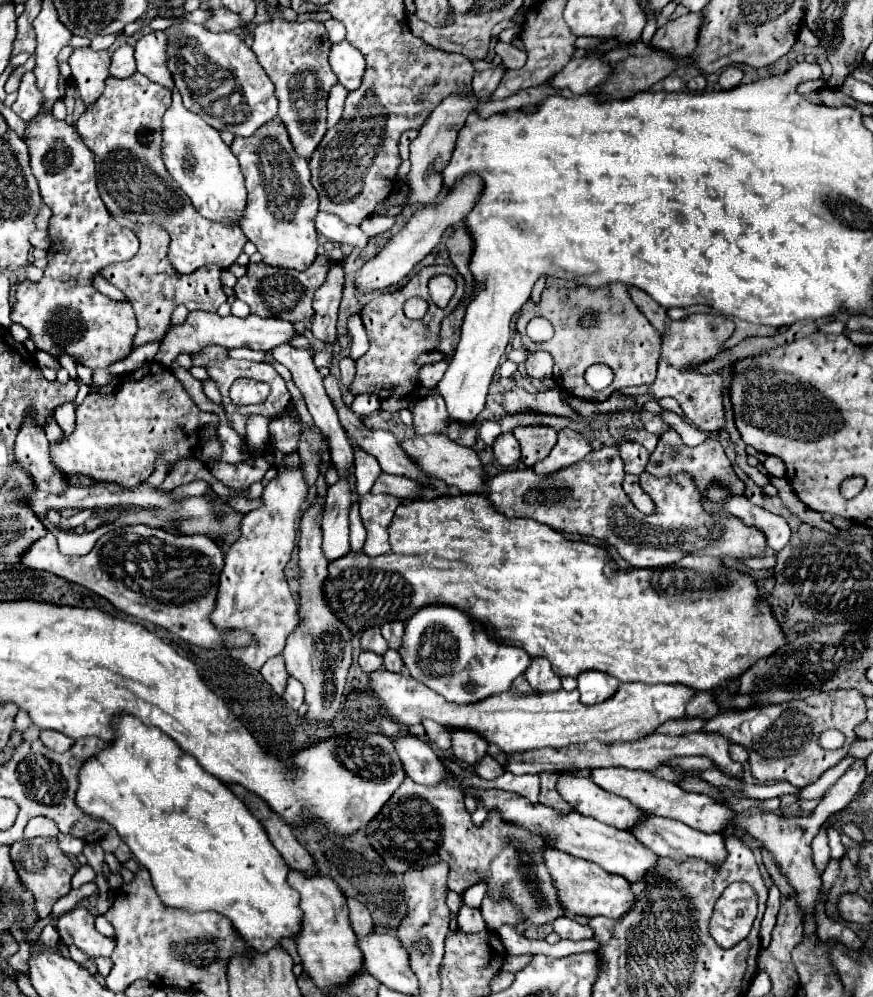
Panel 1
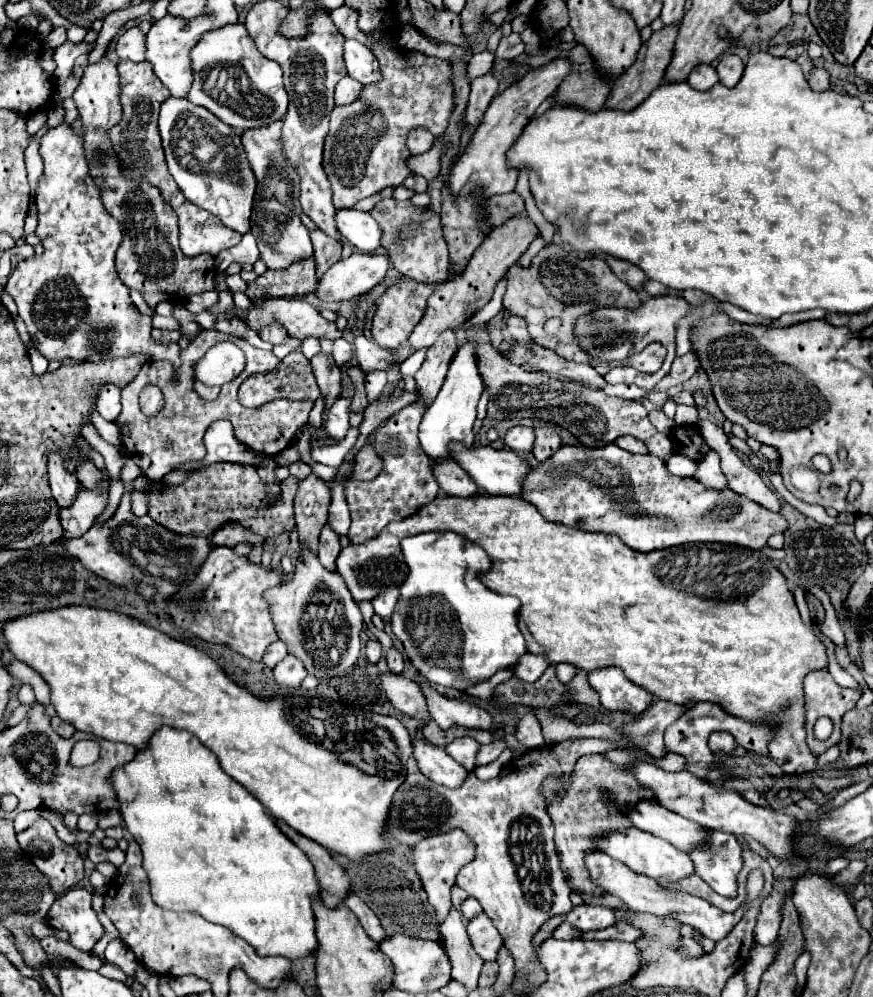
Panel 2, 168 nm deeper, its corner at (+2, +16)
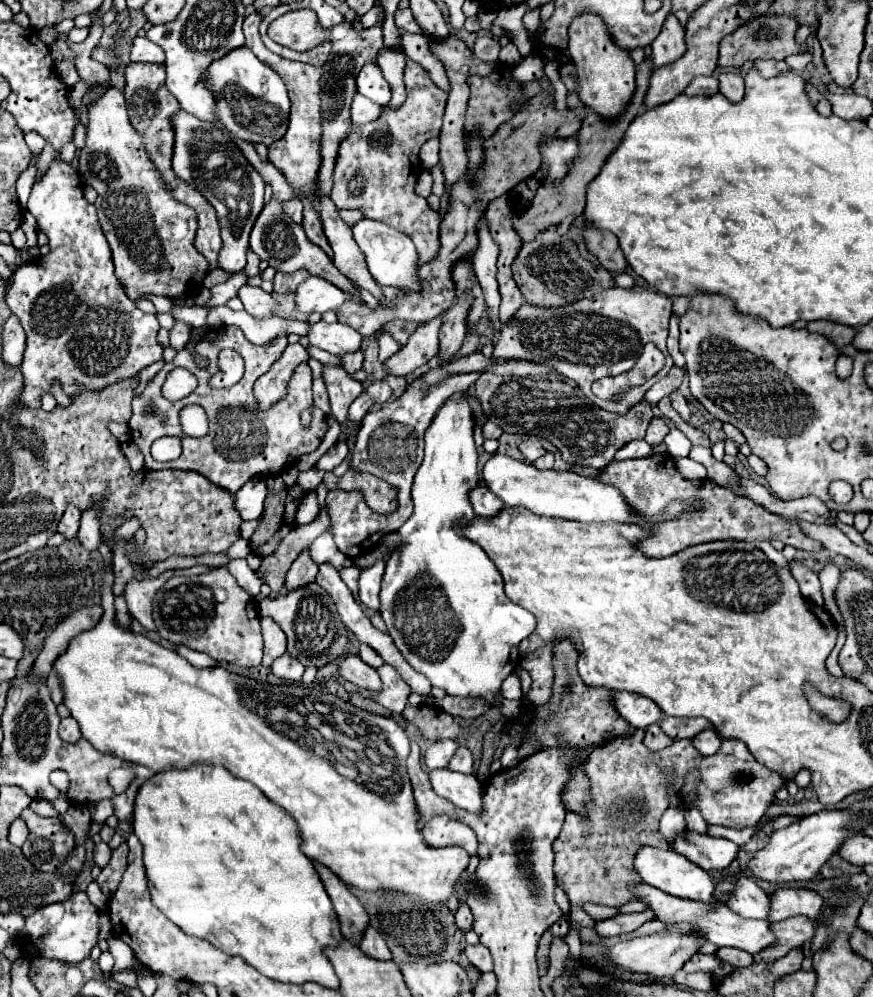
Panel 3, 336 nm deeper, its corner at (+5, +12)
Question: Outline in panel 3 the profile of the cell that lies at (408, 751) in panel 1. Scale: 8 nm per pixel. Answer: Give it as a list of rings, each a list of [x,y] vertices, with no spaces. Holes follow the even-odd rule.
[[[439,768],[429,772],[429,780],[435,794],[469,812],[481,812],[481,782],[475,776]]]

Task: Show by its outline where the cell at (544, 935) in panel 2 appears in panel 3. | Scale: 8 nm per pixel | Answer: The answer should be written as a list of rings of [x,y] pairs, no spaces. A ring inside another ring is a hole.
[[[547,930],[541,940],[539,940],[539,950],[537,950],[537,962],[539,962],[539,974],[543,976],[549,968],[549,944],[553,940],[553,932]]]

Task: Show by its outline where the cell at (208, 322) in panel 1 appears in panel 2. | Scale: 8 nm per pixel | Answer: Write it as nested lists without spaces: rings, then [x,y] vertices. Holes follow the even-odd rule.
[[[278,298],[278,300],[266,300],[260,306],[240,310],[234,308],[236,314],[246,314],[246,322],[252,330],[258,330],[260,326],[270,324],[272,320],[280,320],[288,332],[288,336],[304,340],[308,336],[312,338],[326,338],[326,340],[336,340],[342,338],[342,332],[336,328],[334,322],[328,322],[320,316],[320,312],[308,304],[306,300],[288,300],[288,298]]]

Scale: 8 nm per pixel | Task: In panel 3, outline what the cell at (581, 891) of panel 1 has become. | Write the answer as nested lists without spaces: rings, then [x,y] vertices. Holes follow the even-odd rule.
[[[629,884],[629,892],[633,896],[637,896],[653,914],[657,920],[661,920],[663,924],[689,924],[693,928],[697,928],[705,940],[713,942],[715,946],[733,946],[733,948],[741,948],[749,954],[757,954],[763,948],[771,946],[775,942],[775,936],[769,932],[769,922],[767,920],[747,920],[737,916],[735,912],[731,912],[729,908],[725,908],[725,904],[721,902],[699,902],[699,900],[687,900],[687,898],[677,898],[671,894],[661,892],[659,888],[653,888],[649,884]]]

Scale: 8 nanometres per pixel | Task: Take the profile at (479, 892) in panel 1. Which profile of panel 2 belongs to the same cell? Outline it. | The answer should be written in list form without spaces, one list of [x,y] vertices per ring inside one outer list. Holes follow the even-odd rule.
[[[468,898],[464,904],[462,904],[462,914],[464,914],[464,920],[468,922],[468,920],[472,920],[472,918],[476,918],[478,914],[482,914],[482,908],[480,908],[480,904],[478,904],[478,900],[476,898]]]

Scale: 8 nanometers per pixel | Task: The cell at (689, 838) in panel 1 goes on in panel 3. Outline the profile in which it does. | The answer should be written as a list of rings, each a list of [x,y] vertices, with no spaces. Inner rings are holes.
[[[737,858],[723,872],[711,872],[715,886],[721,882],[723,874],[733,878],[733,890],[725,894],[725,904],[743,918],[765,918],[769,912],[769,896],[741,872]]]

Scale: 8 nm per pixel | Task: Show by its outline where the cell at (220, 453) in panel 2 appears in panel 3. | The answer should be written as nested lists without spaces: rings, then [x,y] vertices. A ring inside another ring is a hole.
[[[335,444],[331,450],[327,450],[315,464],[317,470],[333,470],[335,466],[339,466],[343,462],[343,458],[347,456],[347,444]]]

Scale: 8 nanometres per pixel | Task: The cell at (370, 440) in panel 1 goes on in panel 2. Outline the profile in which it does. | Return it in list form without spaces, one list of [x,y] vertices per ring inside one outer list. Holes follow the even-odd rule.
[[[446,460],[446,462],[438,462],[434,468],[432,468],[440,488],[446,492],[446,494],[452,494],[452,496],[474,496],[474,494],[480,494],[480,488],[478,484],[452,460]]]

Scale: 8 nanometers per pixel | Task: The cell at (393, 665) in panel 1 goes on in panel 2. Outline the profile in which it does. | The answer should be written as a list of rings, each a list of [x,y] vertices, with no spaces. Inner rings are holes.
[[[396,646],[388,648],[386,662],[388,662],[388,668],[390,668],[392,674],[402,674],[404,672],[404,658],[402,658],[402,654],[400,654],[400,650]]]

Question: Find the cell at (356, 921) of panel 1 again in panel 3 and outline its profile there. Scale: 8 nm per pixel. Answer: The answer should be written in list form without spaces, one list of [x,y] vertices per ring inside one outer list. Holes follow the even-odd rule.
[[[371,924],[365,928],[363,934],[365,934],[365,936],[361,938],[359,948],[361,948],[365,954],[375,956],[375,958],[379,958],[379,960],[391,960],[391,952],[389,952],[385,940],[381,938],[381,934],[379,934]]]

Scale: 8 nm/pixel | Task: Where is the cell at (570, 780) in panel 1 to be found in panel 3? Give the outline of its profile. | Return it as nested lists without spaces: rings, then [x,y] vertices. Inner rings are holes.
[[[683,830],[671,844],[671,850],[679,852],[703,870],[721,870],[731,864],[737,856],[739,846],[727,838],[713,838],[709,834],[699,834],[695,830]]]

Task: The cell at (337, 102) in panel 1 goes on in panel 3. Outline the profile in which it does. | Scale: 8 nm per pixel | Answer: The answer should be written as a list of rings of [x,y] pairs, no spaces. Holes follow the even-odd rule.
[[[359,92],[353,96],[353,102],[351,102],[351,120],[355,124],[365,124],[369,120],[375,120],[379,114],[381,114],[381,106],[373,104],[369,98],[361,96]]]

